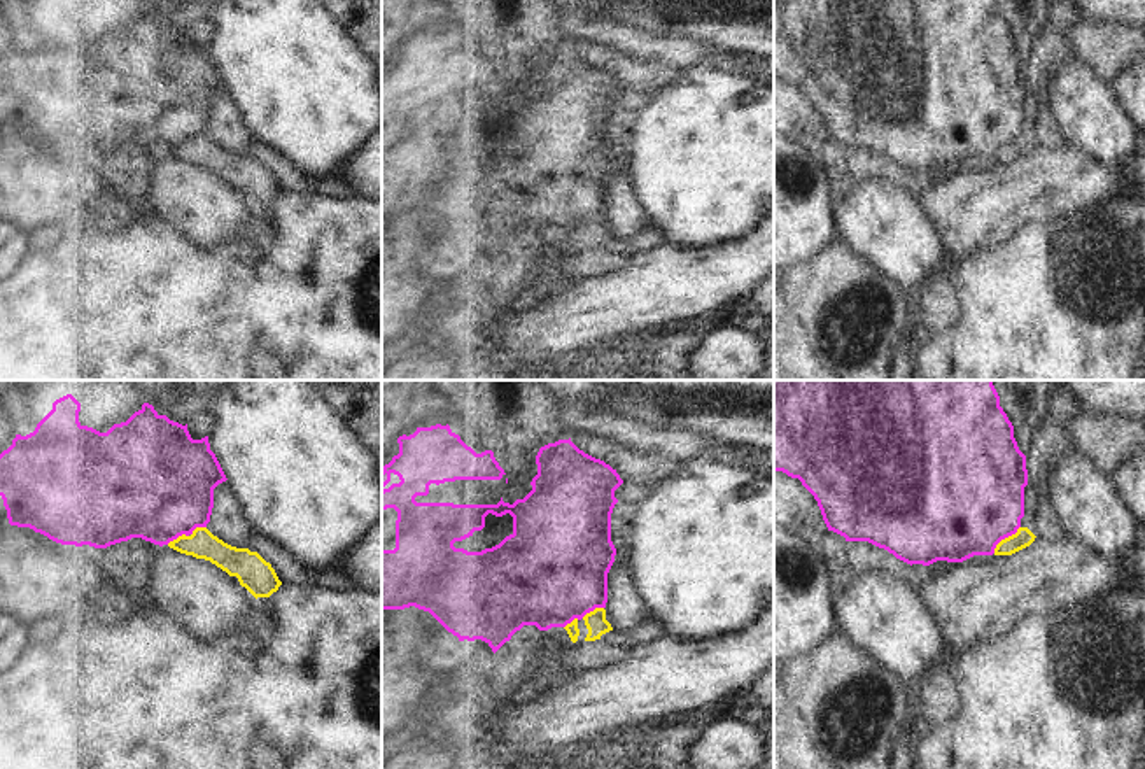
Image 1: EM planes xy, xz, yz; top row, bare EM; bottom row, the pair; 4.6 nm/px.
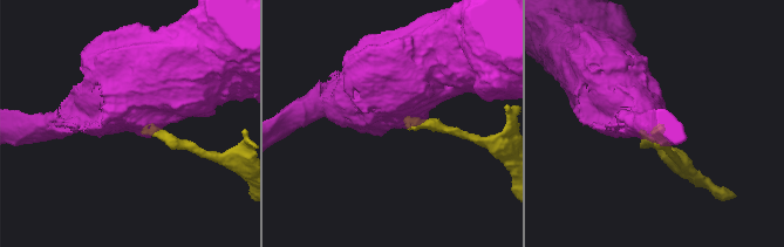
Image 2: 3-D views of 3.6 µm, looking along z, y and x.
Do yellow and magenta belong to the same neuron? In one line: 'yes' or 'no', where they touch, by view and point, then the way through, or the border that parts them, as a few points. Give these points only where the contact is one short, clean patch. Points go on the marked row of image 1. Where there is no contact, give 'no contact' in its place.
no | yz (1005, 538) | along yz (1019, 526), (993, 552)

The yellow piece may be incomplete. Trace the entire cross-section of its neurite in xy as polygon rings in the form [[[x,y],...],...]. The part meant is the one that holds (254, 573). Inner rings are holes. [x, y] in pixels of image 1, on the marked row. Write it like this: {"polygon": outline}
{"polygon": [[[196,527],[191,536],[182,534],[170,541],[168,547],[180,554],[210,561],[229,576],[236,576],[240,585],[256,599],[270,597],[282,585],[271,564],[257,552],[231,547],[207,527]]]}

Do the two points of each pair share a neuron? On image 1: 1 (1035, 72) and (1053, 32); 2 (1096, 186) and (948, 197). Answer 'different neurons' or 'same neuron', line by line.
1: same neuron
2: same neuron

